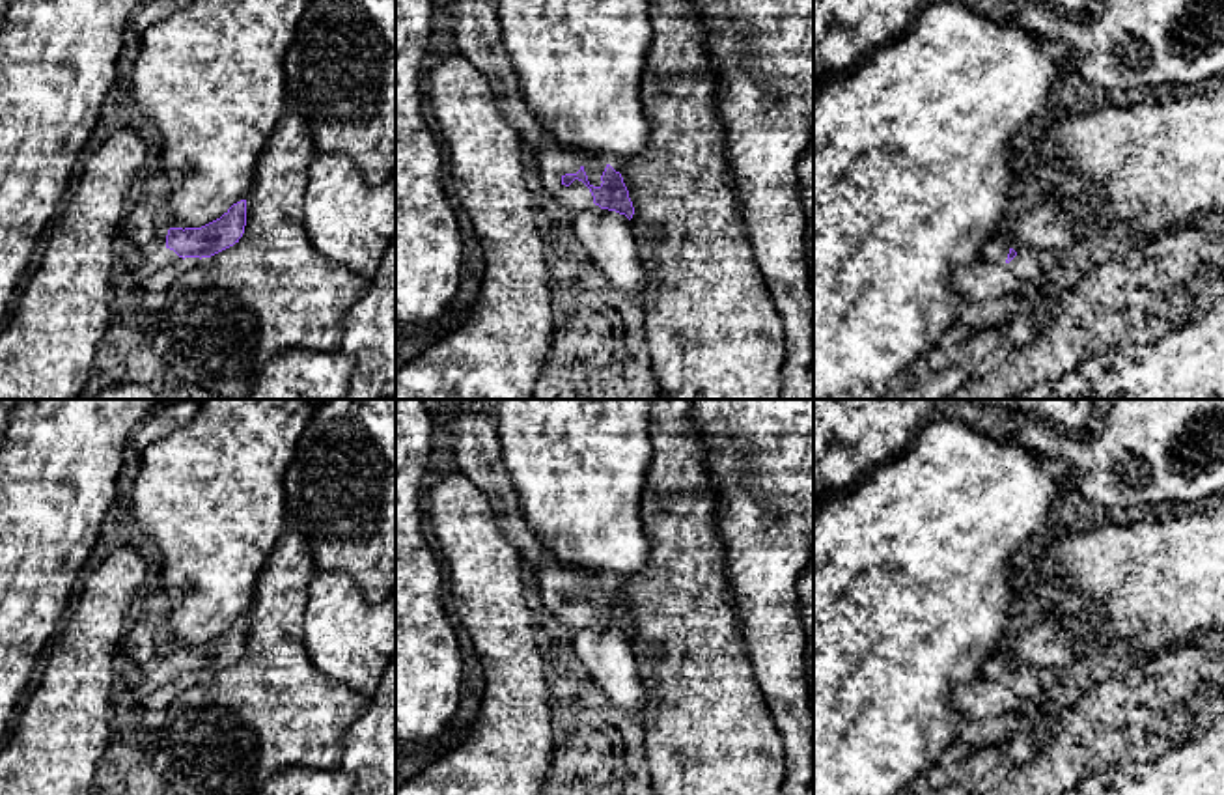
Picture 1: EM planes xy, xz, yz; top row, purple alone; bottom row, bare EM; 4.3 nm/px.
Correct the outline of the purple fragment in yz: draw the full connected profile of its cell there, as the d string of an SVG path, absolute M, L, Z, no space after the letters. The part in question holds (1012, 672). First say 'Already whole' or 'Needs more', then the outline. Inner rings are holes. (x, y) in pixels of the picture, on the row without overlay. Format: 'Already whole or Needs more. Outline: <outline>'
Needs more. Outline: M1004 651L991 655L980 670L983 677L1009 687L1017 696L1026 700L1041 694L1037 672L1037 664L1024 662Z

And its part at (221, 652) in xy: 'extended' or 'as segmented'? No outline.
extended

